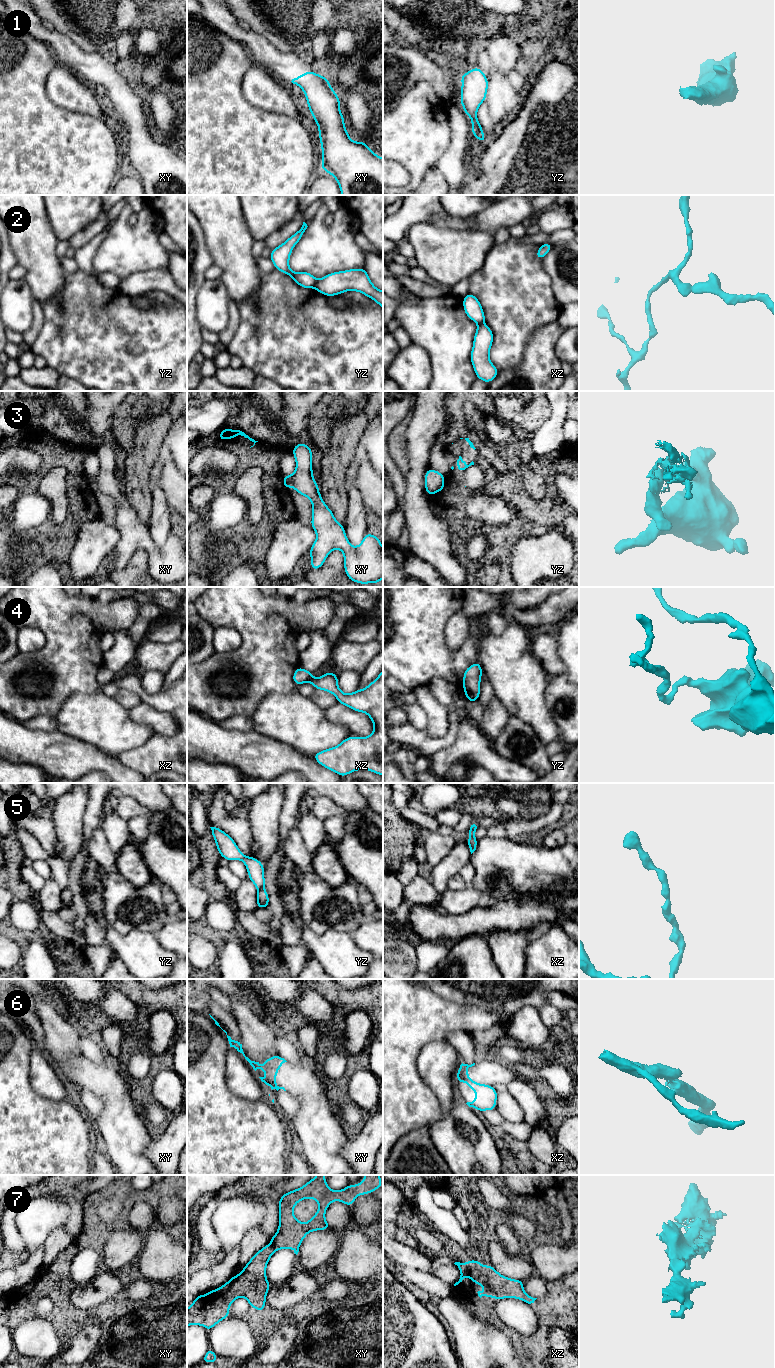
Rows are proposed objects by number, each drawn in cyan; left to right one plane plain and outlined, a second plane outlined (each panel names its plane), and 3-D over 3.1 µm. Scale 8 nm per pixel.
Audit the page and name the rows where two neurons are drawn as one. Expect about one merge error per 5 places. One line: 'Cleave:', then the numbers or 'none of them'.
Cleave: 2, 3, 6

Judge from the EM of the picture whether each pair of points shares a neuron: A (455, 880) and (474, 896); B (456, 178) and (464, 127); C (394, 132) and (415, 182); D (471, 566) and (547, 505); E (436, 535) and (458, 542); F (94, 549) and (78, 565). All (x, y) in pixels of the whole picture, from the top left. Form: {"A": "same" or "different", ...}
{"A": "different", "B": "same", "C": "same", "D": "same", "E": "different", "F": "same"}

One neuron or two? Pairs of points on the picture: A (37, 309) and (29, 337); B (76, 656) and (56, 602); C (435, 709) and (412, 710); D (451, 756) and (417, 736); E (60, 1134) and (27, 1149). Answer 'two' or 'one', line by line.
A: one
B: one
C: two
D: two
E: one

